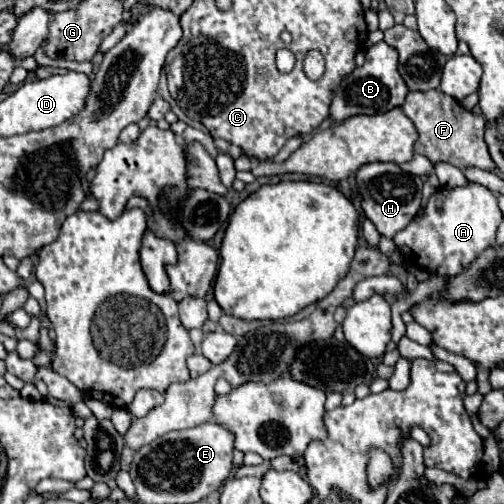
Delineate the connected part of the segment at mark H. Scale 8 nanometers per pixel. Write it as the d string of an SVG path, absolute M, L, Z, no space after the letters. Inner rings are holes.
M367 163L357 171L355 181L363 197L361 207L365 211L365 217L371 219L377 231L385 237L393 237L405 229L421 209L421 177L405 173L397 163Z

